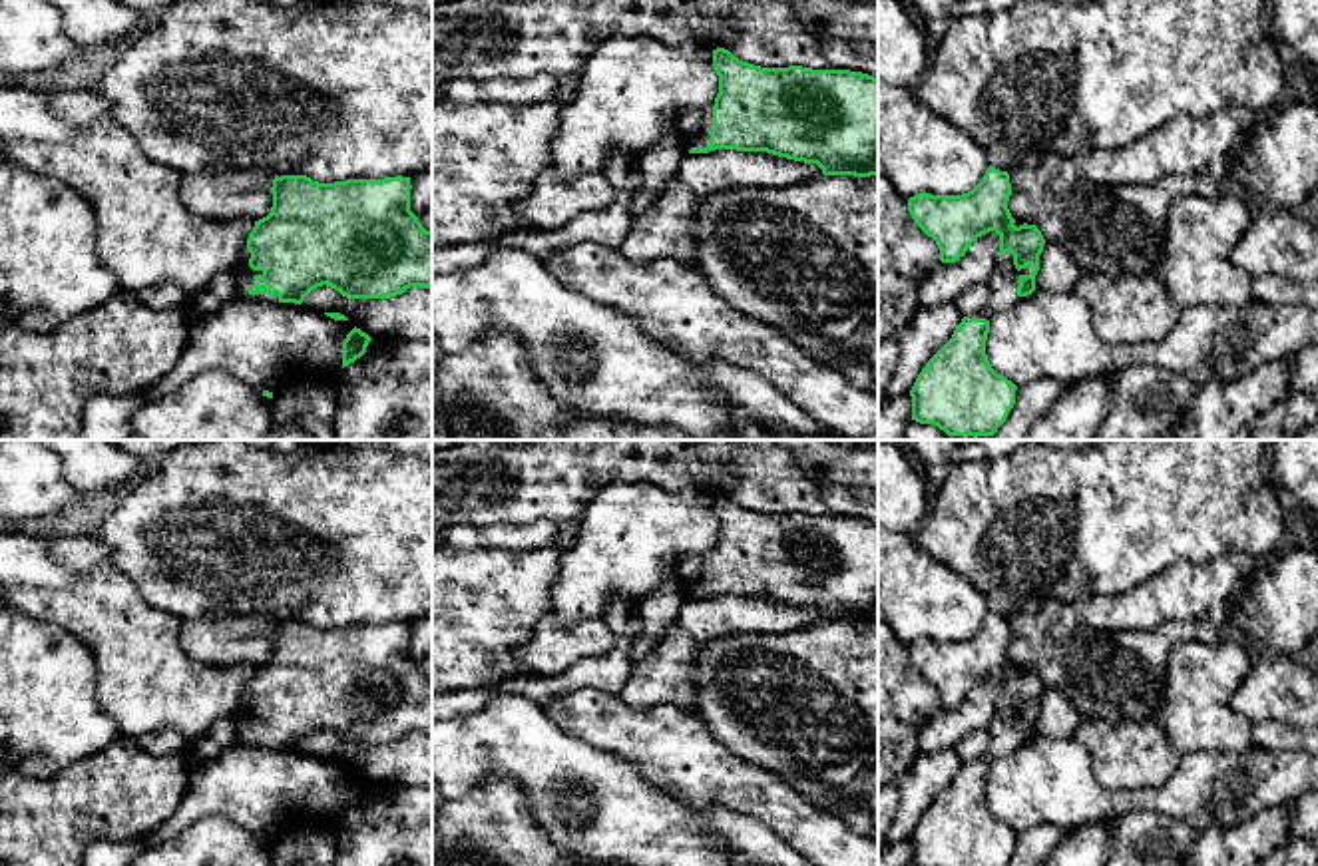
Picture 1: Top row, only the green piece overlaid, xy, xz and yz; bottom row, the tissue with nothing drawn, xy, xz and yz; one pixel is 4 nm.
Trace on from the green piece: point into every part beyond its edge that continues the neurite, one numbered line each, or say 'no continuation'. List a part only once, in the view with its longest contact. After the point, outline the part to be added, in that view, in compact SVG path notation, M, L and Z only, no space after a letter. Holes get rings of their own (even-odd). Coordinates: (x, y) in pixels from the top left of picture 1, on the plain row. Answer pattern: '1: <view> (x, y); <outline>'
1: xy (243, 719); M245 693L245 697L241 699L241 705L237 707L237 711L233 713L235 719L235 731L237 731L237 745L243 747L257 747L257 749L279 749L279 741L269 741L269 739L259 739L259 741L251 741L249 733L251 731L265 731L263 727L255 727L255 721L263 721L263 717L253 717L249 713L249 705L251 699Z

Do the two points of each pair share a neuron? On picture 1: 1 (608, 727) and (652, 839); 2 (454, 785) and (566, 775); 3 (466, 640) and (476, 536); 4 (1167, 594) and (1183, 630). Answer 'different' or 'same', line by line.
1: different
2: same
3: different
4: different

